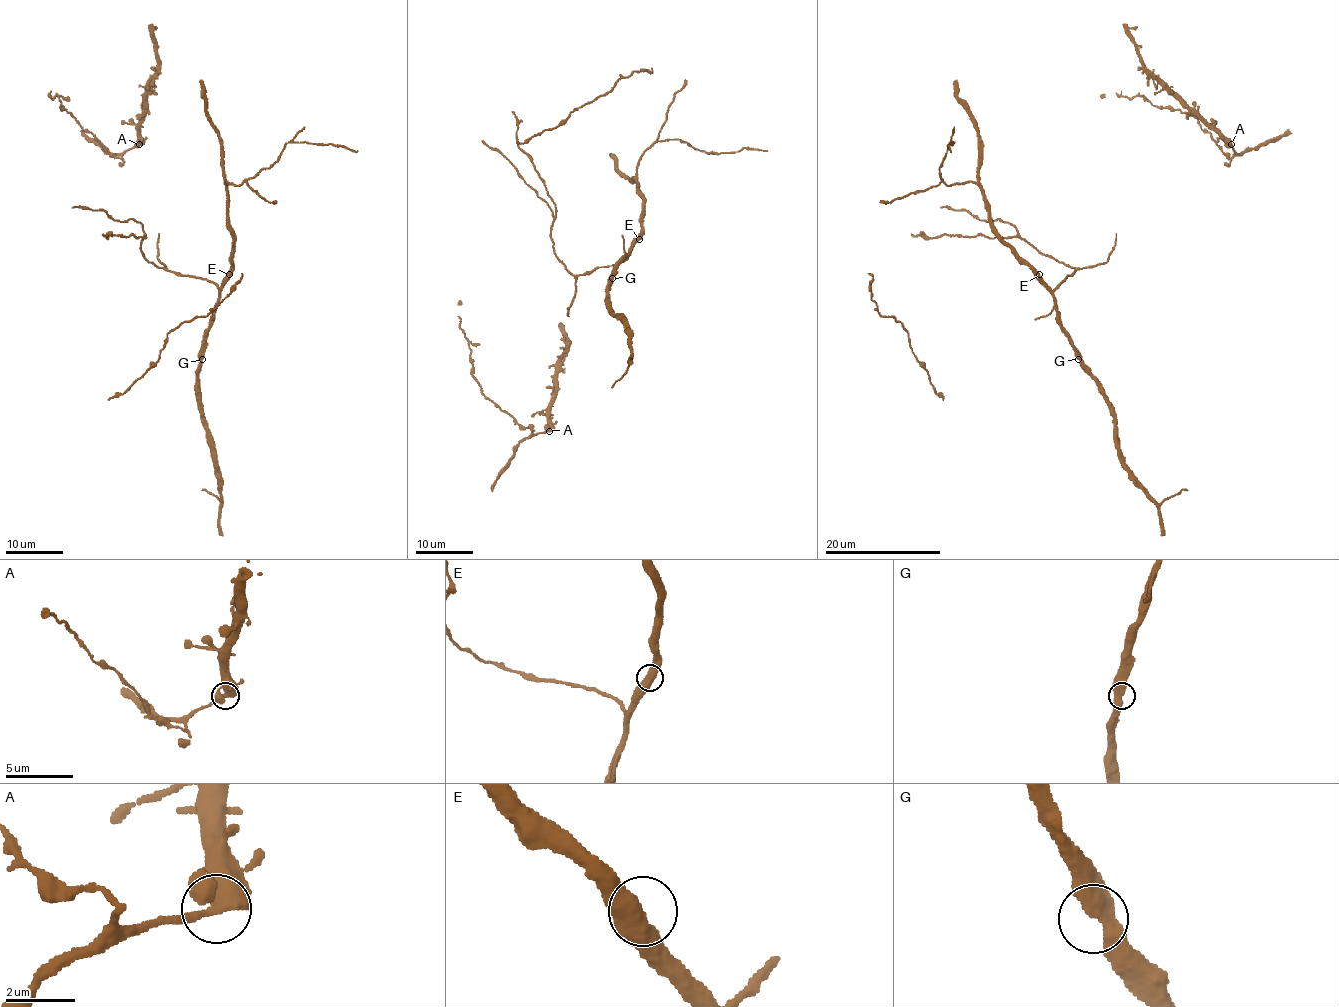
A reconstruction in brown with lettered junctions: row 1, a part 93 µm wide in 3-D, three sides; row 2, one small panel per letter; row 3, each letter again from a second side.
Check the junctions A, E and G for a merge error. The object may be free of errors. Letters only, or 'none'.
A

